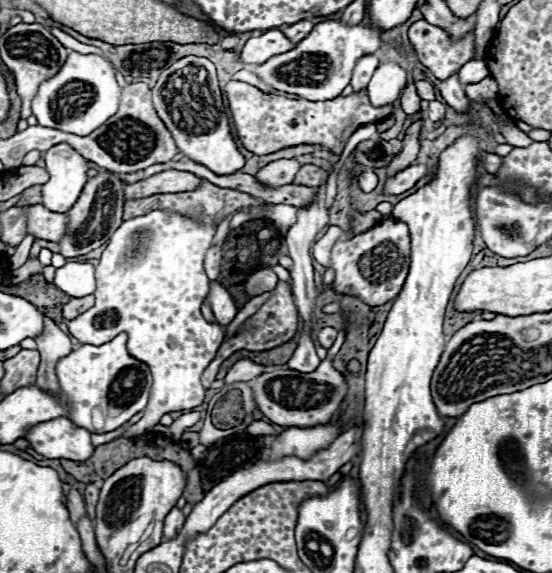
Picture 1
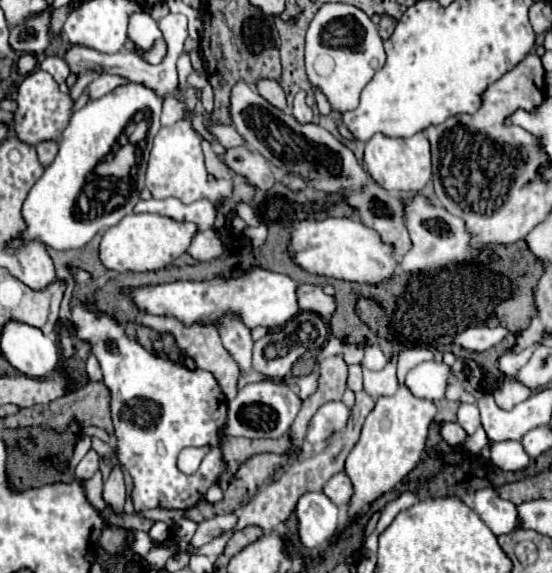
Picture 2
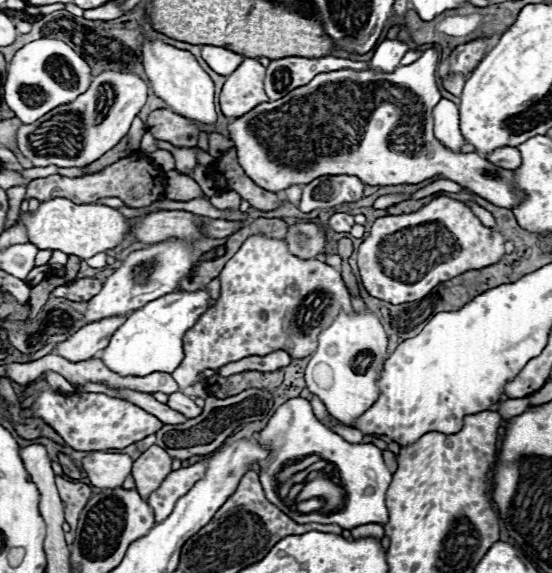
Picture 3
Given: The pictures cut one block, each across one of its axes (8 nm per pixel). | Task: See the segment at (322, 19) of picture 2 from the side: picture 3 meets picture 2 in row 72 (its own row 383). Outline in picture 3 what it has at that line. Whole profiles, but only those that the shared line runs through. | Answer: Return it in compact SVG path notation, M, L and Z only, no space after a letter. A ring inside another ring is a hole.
M372 310L340 312L334 322L320 332L318 348L306 366L306 388L320 396L326 410L340 422L352 424L378 398L376 380L386 360L388 336Z

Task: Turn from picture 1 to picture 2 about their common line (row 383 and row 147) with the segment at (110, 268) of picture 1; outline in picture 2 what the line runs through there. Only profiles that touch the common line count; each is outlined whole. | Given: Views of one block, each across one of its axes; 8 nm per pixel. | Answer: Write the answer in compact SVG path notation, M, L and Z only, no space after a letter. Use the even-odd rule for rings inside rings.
M184 118L178 120L172 126L162 126L160 132L154 138L154 146L148 158L148 170L146 170L146 188L152 192L154 198L164 200L164 198L178 198L184 204L192 204L196 200L210 200L210 202L220 202L220 194L230 194L226 184L216 184L210 186L206 178L206 168L204 168L204 156L200 148L200 136L192 128L192 124Z

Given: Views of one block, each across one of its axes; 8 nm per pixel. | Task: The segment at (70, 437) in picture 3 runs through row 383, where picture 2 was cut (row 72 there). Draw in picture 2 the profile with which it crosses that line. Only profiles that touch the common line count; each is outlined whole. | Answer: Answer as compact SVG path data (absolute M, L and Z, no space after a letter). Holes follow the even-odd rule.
M38 68L20 82L16 102L18 108L14 112L14 132L22 142L34 146L42 140L58 140L60 132L64 130L72 114L72 100L68 98L68 94L62 94L58 90L58 84L52 80L52 76Z

